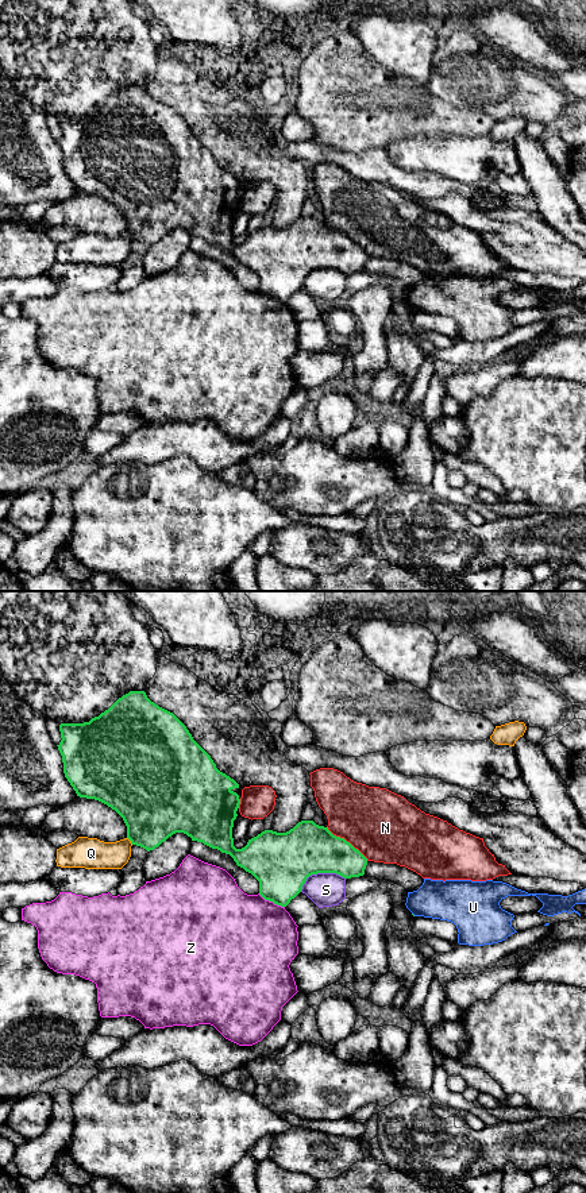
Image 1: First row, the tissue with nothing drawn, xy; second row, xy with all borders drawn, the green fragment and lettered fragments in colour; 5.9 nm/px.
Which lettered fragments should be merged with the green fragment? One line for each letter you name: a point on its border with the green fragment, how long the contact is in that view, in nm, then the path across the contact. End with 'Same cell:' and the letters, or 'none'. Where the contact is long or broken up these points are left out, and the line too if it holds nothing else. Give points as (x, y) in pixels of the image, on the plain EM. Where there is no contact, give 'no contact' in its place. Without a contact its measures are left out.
Same cell: none

